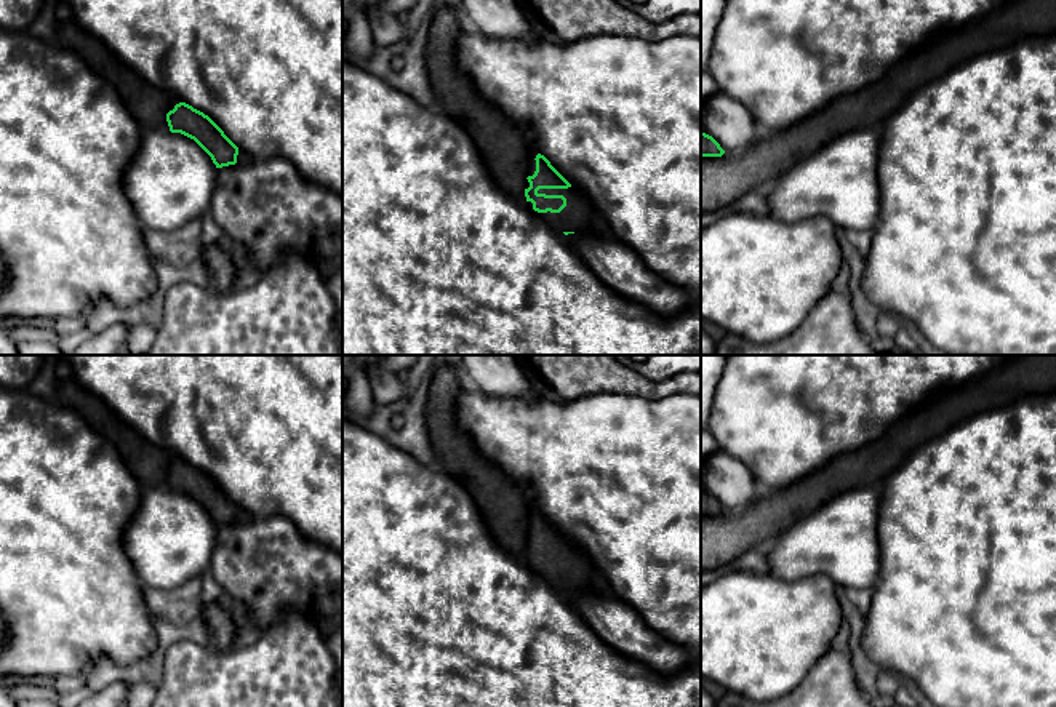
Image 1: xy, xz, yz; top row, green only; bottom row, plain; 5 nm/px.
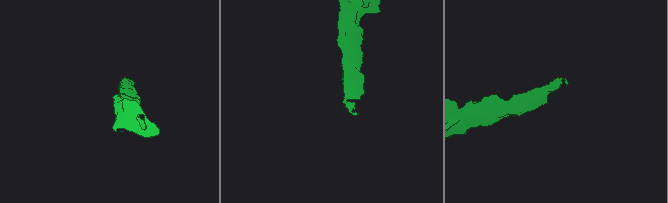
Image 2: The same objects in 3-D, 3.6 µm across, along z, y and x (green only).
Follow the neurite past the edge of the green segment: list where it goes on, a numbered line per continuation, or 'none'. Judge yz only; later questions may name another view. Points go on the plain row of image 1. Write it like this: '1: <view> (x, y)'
none

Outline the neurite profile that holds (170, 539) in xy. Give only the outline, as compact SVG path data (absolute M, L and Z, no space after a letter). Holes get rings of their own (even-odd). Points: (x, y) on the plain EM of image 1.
M165 488L142 493L123 547L144 587L173 590L211 565L218 526L190 496Z

